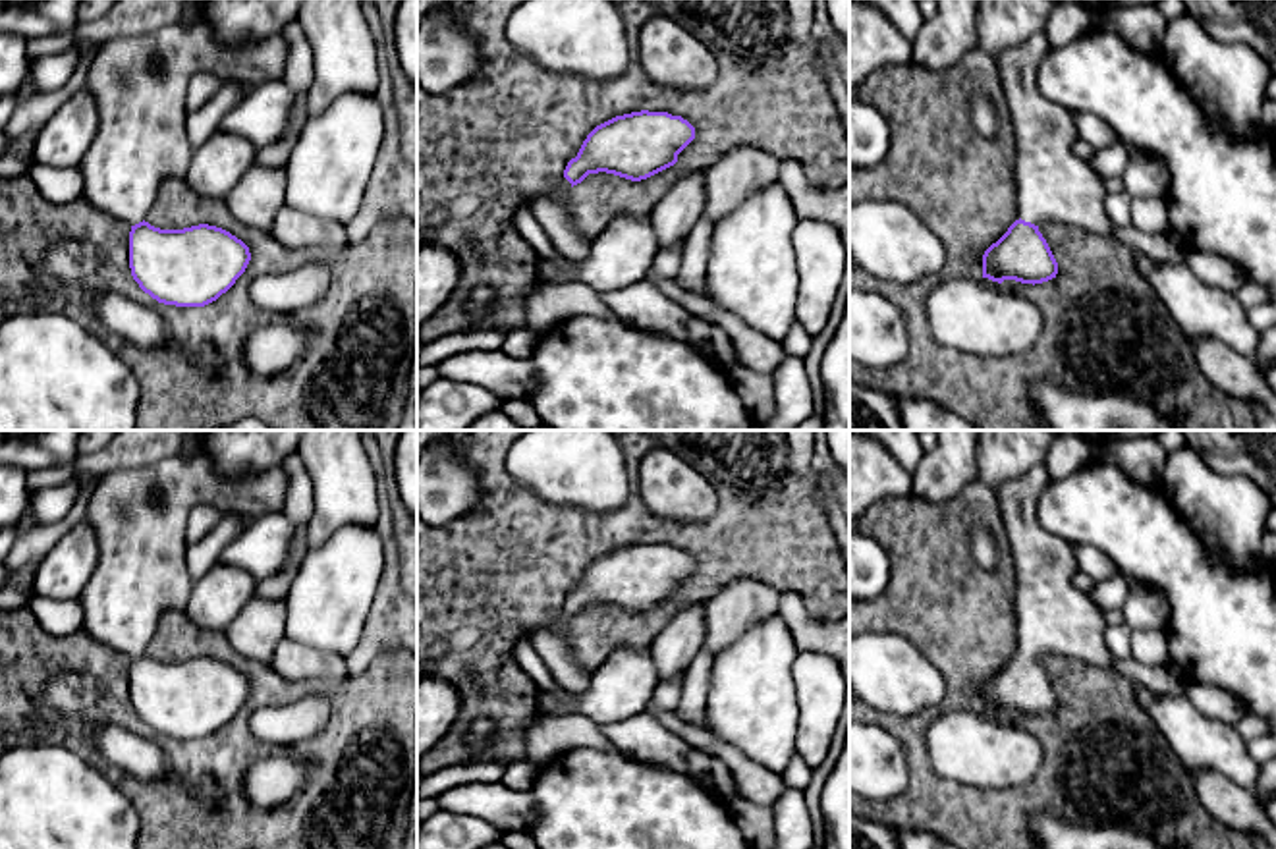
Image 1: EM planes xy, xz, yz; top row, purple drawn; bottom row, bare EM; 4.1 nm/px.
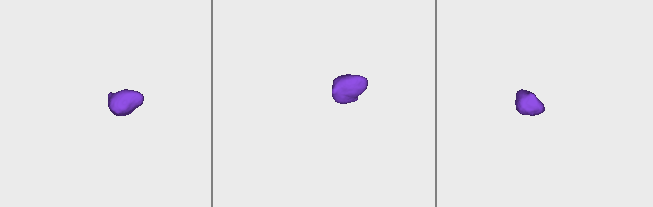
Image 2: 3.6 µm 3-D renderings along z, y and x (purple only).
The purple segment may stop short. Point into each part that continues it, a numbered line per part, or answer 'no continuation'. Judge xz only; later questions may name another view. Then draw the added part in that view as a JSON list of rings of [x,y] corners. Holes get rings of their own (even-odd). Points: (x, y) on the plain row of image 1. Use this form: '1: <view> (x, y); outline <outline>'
1: xz (551, 641); outline [[[562,608],[550,623],[537,627],[529,641],[556,683],[564,691],[579,695],[591,683],[591,673],[575,660],[564,629],[568,621],[571,621],[571,616]]]

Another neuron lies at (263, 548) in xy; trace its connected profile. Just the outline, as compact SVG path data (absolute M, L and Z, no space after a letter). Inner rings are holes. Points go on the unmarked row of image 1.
M282 511L255 517L249 527L228 544L218 561L249 571L255 581L280 571L290 558L295 527Z

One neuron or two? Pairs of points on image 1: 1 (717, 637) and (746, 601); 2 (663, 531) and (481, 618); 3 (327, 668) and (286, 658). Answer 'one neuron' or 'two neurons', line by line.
1: one neuron
2: one neuron
3: one neuron

